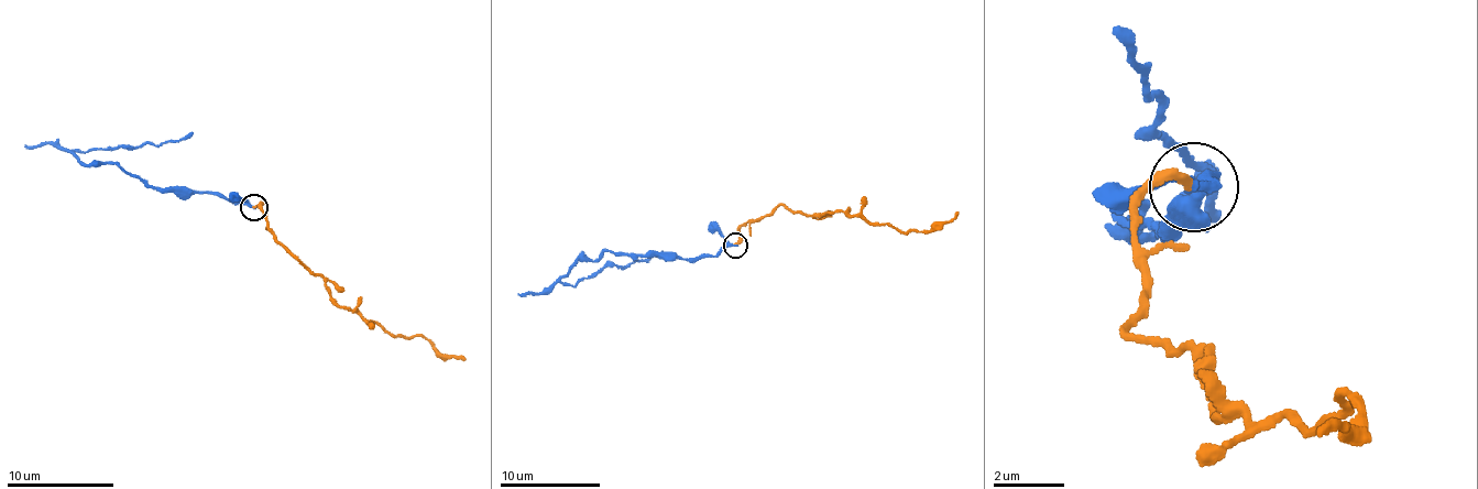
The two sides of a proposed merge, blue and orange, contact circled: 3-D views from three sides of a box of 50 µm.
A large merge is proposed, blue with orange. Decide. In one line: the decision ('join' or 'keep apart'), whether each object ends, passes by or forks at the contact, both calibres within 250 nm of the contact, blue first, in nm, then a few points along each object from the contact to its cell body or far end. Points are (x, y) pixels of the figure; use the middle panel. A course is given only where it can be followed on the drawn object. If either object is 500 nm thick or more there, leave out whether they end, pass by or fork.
join; blue passes by; orange ends; calibres 170 and 260 nm; course blue (735, 246), (693, 260), (606, 250), (576, 262), (561, 281), (576, 284), (608, 265), (665, 253); course orange (735, 243), (743, 224), (763, 218), (780, 205), (805, 214), (847, 212), (900, 230), (934, 229), (959, 213)

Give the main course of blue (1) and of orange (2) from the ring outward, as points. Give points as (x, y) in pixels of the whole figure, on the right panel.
1: (1196, 184), (1168, 240), (1120, 220), (1207, 173), (1150, 132), (1120, 28)
2: (1188, 183), (1129, 216), (1124, 326), (1215, 415), (1340, 388), (1360, 423), (1323, 428)

